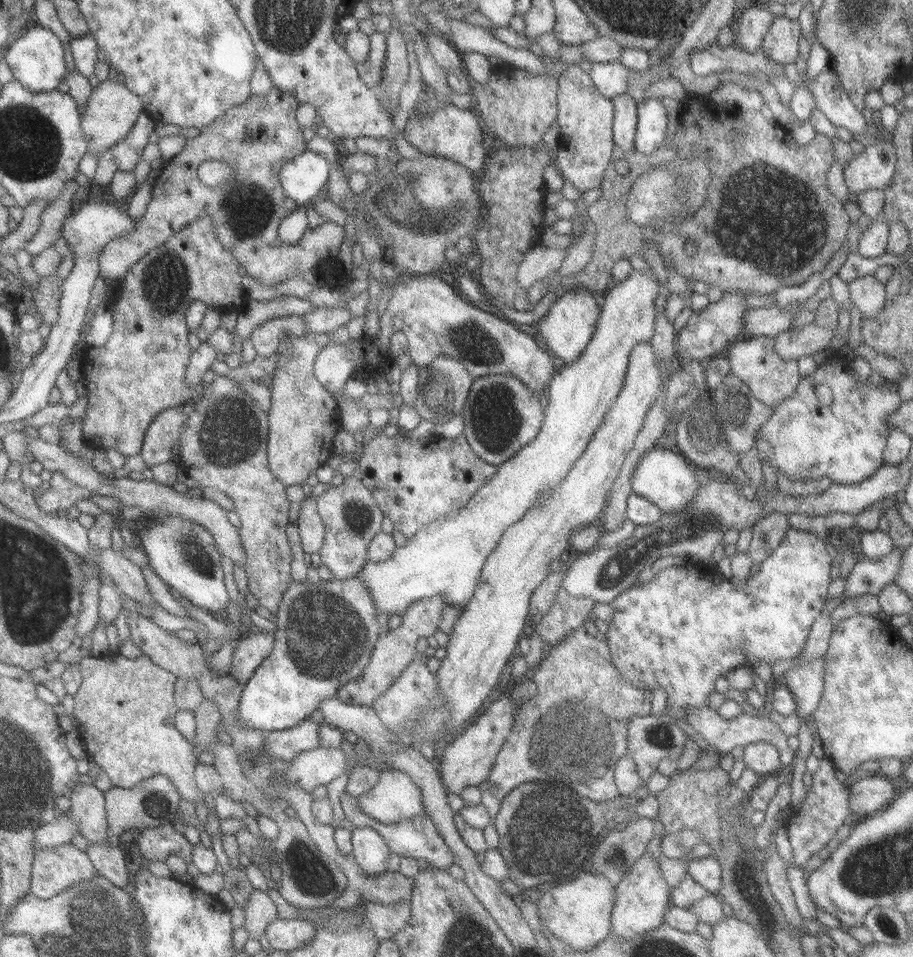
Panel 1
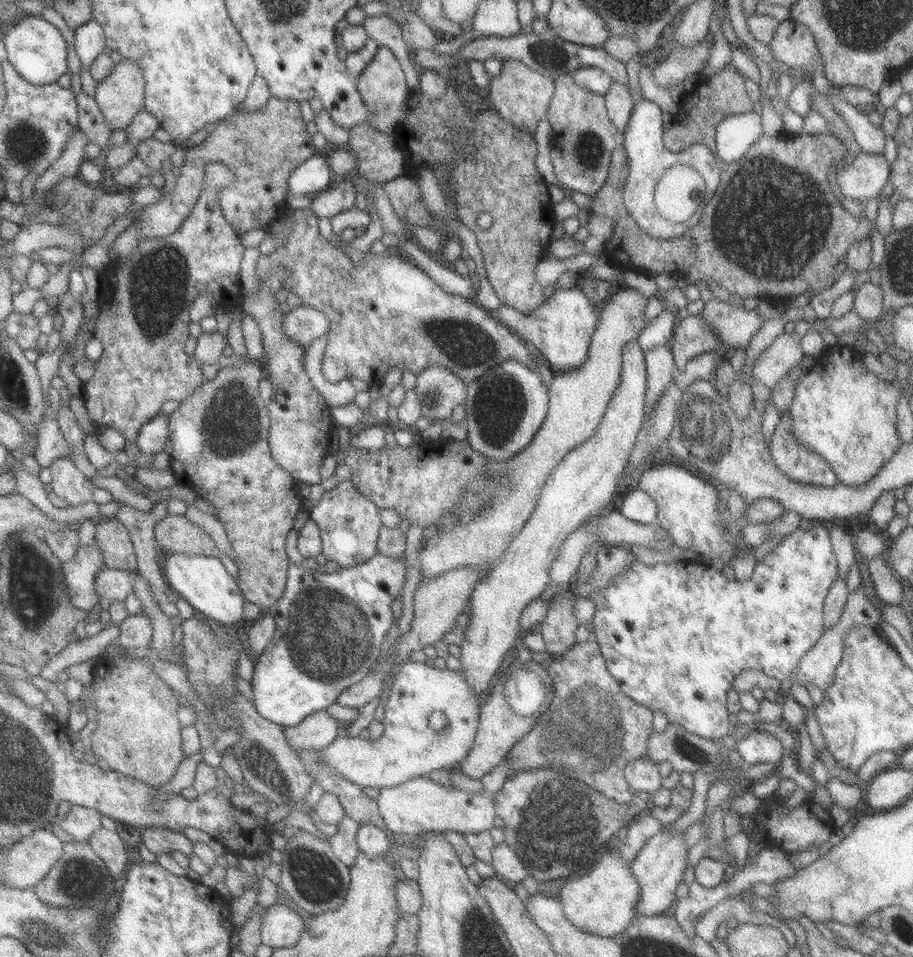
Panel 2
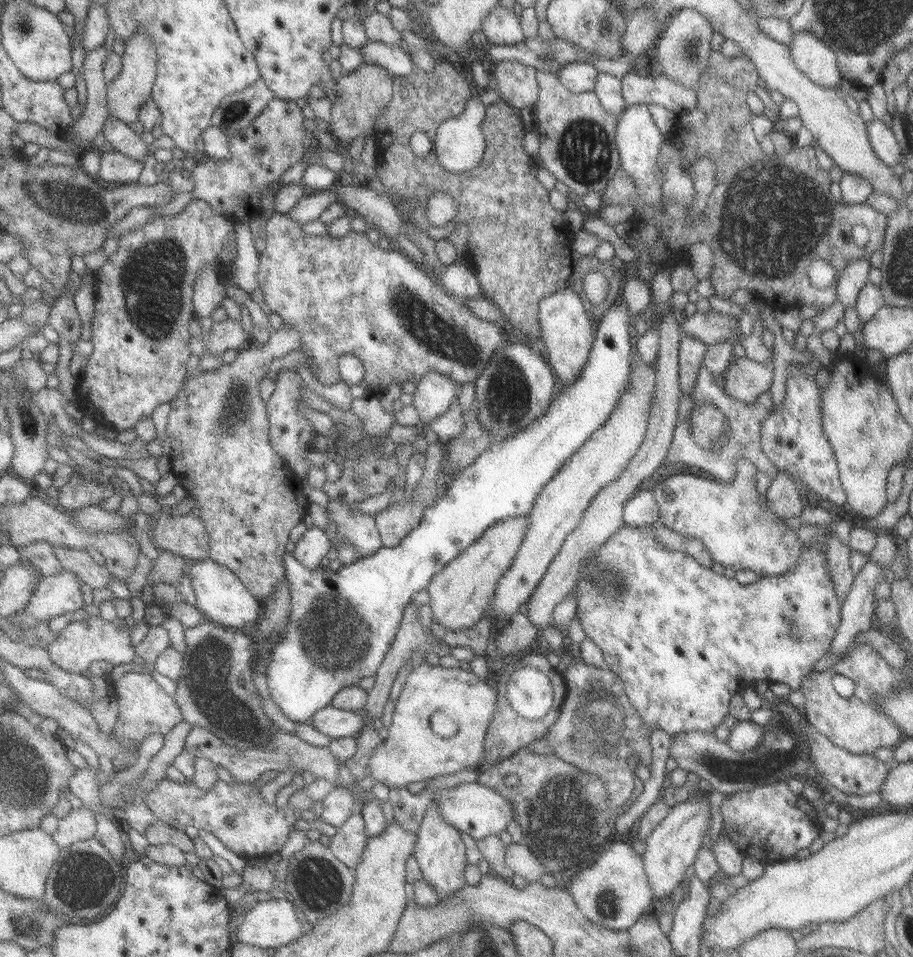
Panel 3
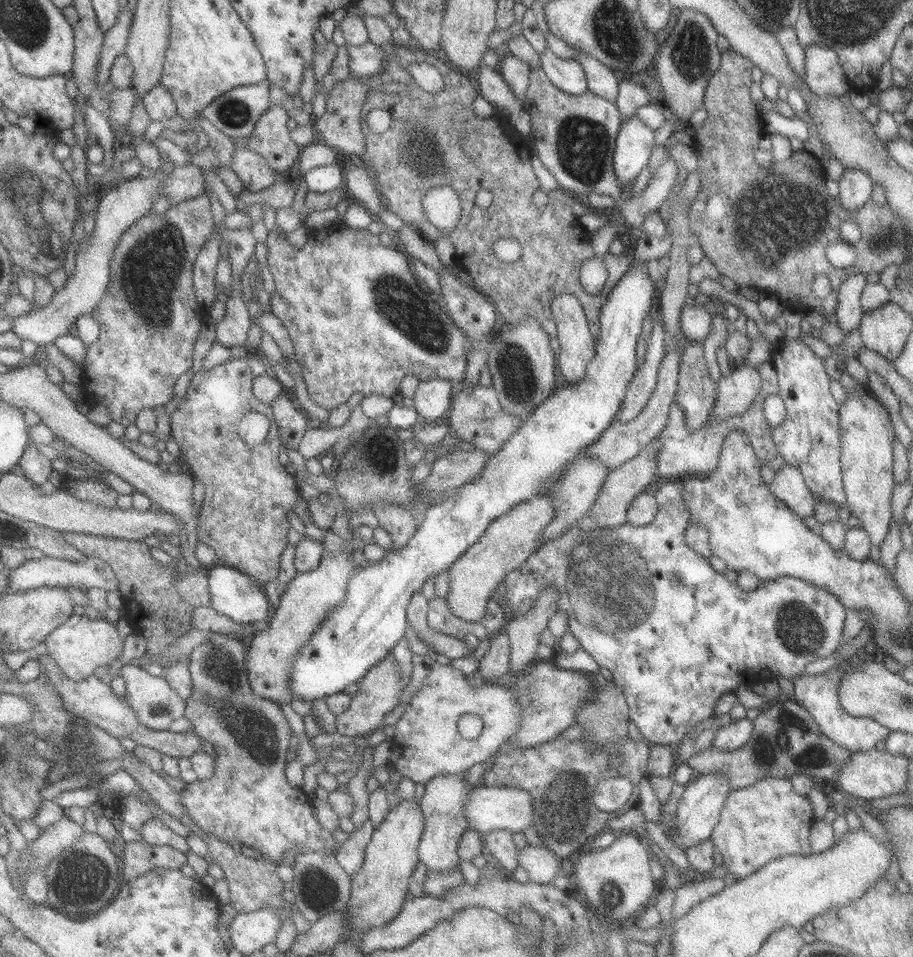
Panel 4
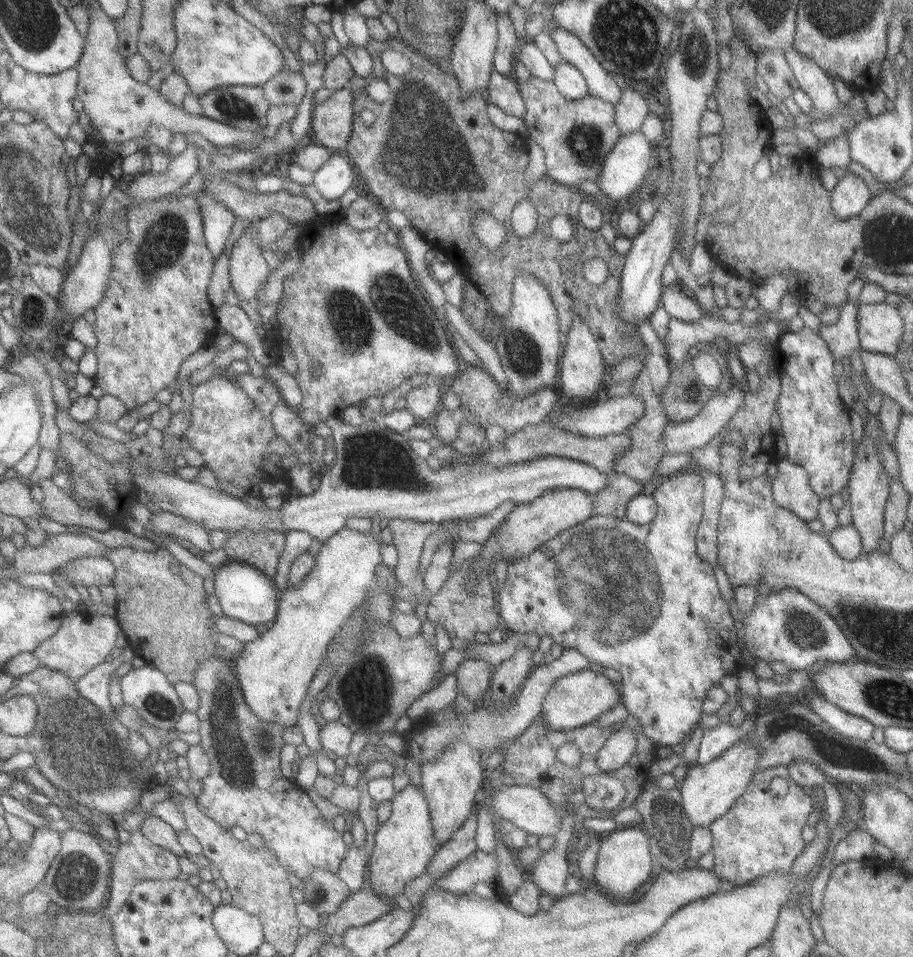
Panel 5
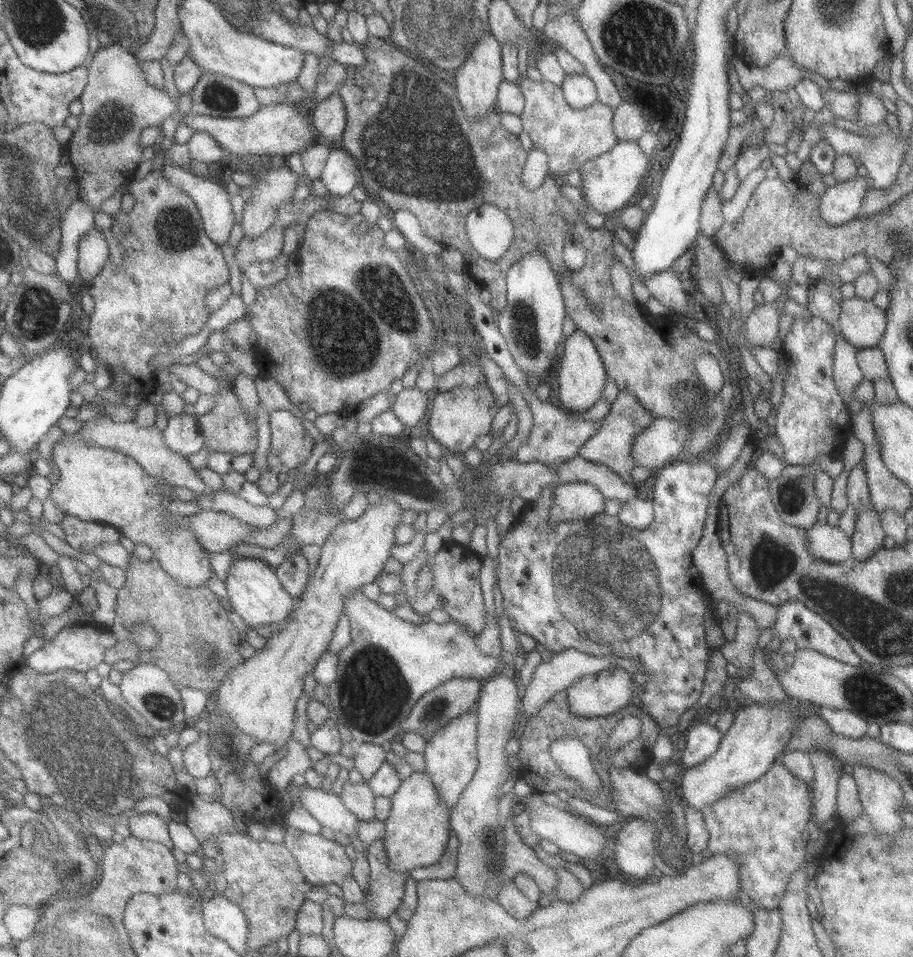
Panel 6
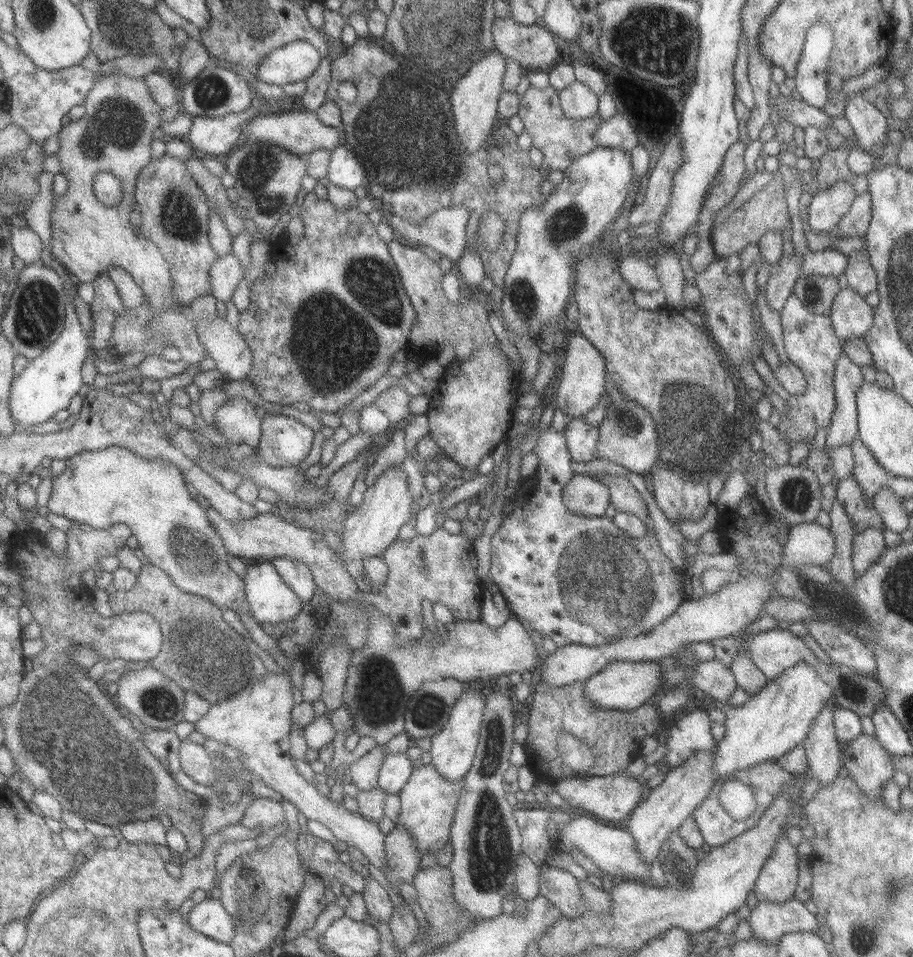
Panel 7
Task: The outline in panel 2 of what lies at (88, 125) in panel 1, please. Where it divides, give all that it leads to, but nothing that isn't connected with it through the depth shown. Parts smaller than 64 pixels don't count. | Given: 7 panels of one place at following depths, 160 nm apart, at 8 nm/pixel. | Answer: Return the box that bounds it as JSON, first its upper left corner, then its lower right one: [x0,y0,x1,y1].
[94,59,144,130]

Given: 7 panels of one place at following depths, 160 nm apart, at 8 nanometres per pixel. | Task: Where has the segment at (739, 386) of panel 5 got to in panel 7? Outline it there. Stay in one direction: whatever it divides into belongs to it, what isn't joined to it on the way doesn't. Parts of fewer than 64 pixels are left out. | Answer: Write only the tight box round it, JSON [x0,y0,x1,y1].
[596,375,658,474]

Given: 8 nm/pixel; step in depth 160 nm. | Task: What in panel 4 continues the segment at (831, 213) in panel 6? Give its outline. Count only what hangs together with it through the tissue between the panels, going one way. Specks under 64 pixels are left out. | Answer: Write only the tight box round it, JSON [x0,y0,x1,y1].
[836,168,872,210]

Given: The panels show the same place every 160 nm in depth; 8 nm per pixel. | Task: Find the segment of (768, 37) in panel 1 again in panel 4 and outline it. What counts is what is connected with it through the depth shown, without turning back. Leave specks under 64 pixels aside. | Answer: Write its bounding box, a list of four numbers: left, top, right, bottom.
[804,46,851,96]

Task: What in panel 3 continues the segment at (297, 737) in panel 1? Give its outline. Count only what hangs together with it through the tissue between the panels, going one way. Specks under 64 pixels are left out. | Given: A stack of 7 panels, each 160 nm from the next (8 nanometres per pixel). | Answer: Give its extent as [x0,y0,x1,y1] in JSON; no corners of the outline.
[311,705,365,740]

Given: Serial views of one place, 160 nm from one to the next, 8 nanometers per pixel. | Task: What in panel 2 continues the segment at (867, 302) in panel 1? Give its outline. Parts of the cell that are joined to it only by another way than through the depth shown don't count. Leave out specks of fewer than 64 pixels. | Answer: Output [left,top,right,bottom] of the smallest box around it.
[852,281,883,323]

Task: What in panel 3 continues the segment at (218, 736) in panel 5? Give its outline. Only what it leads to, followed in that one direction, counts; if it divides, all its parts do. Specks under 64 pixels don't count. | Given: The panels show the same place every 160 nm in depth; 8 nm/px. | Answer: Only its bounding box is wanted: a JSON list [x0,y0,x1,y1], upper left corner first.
[145,620,301,859]

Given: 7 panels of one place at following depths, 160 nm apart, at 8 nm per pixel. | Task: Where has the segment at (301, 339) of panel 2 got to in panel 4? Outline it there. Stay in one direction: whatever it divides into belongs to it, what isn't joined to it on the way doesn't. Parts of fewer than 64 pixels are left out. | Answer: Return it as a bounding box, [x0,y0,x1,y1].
[169,357,301,586]

